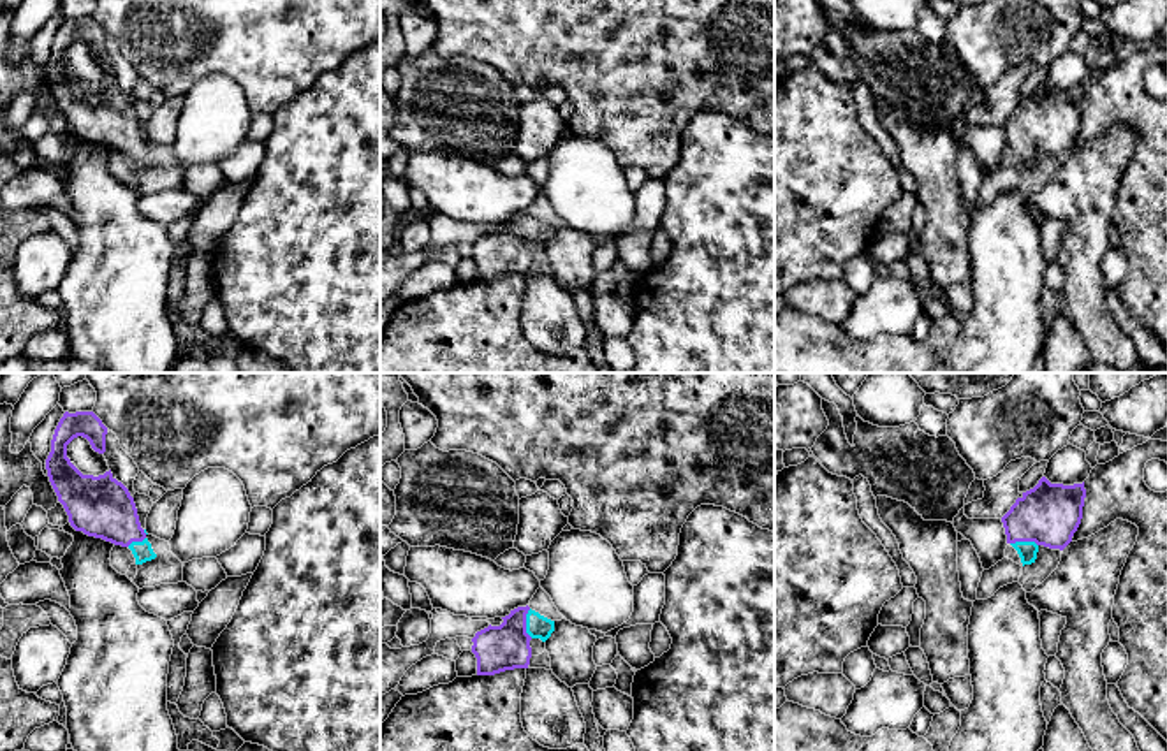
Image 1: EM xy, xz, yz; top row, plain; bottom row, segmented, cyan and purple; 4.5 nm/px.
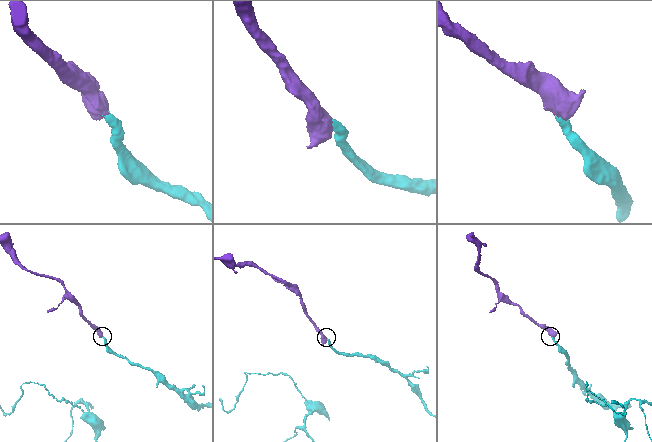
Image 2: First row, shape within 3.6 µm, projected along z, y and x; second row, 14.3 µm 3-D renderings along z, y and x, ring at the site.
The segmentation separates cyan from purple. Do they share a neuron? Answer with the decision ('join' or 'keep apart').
join

